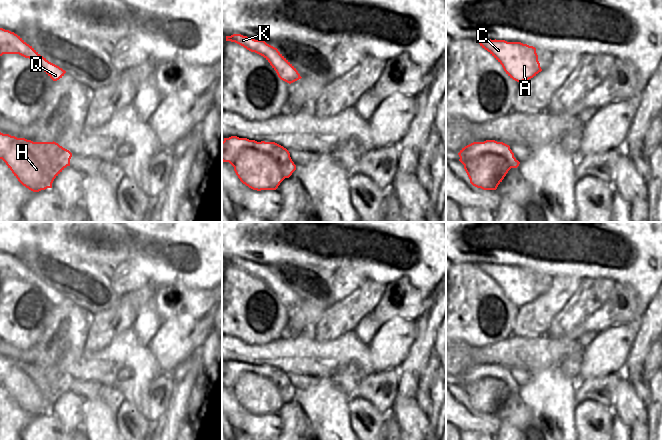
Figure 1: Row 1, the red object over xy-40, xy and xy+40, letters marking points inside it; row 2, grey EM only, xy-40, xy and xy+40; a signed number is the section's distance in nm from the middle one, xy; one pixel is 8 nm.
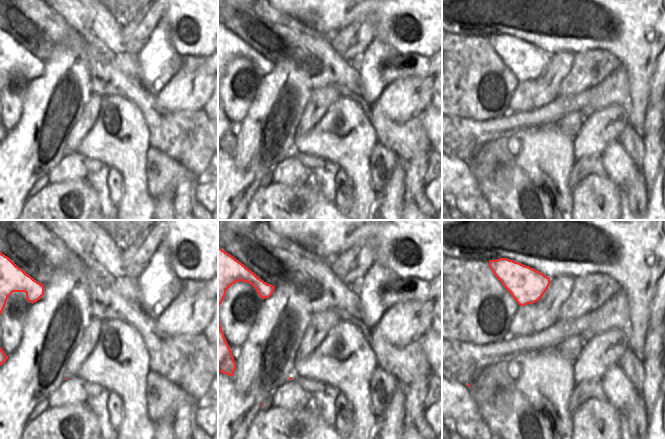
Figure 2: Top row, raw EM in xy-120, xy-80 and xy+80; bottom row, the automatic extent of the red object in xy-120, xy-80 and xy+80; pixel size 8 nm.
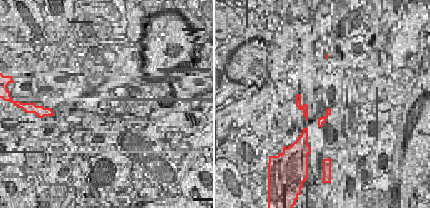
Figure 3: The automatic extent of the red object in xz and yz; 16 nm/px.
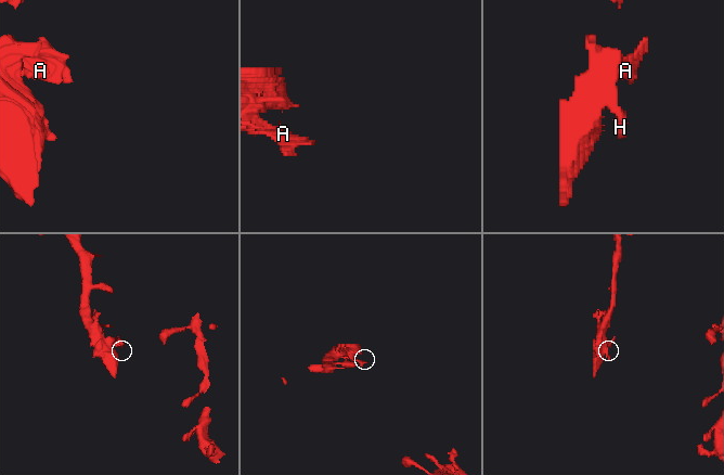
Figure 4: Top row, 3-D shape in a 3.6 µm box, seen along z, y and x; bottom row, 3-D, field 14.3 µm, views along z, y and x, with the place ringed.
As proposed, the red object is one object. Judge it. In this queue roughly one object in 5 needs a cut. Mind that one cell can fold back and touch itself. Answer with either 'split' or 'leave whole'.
leave whole

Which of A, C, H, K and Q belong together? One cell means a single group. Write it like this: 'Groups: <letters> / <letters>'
Groups: A C H K Q.

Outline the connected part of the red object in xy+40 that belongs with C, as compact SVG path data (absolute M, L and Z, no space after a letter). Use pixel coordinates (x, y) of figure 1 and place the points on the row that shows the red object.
M478 40L503 67L506 74L517 82L523 82L542 71L536 48L521 42L505 40Z

